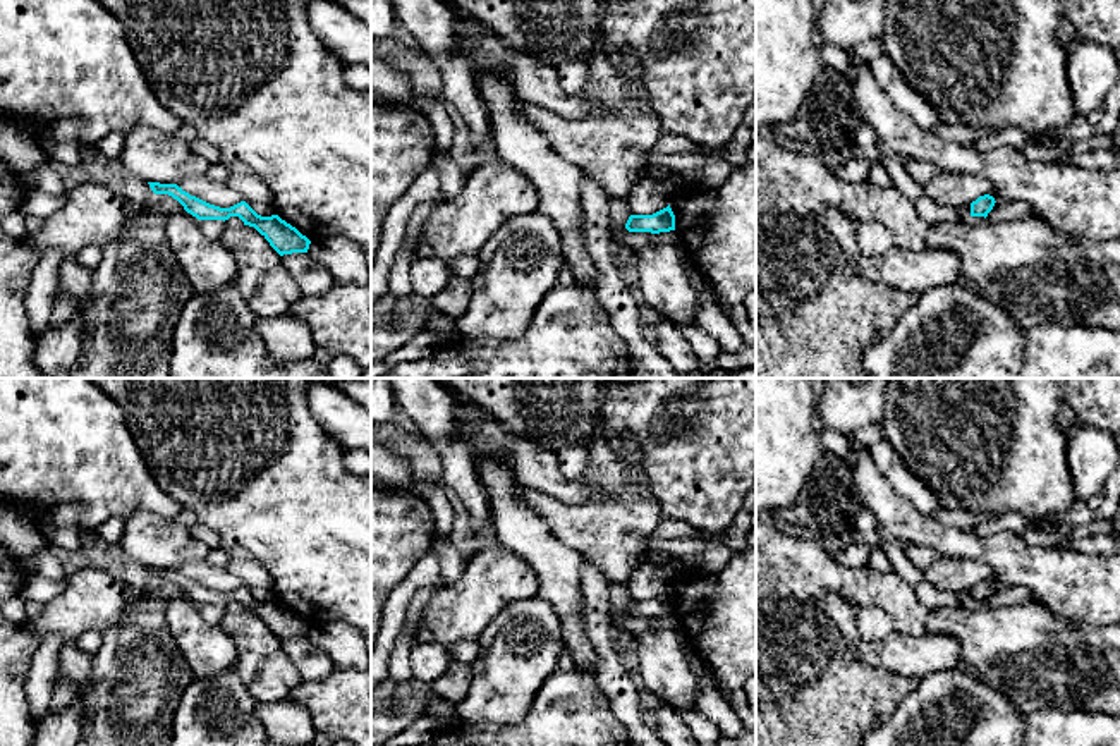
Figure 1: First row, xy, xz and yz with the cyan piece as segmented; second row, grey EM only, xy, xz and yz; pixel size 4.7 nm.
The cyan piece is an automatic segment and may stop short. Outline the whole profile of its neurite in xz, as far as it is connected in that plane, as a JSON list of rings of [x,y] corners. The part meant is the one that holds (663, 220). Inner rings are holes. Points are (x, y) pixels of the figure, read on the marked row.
[[[670,205],[653,215],[630,215],[625,229],[629,232],[670,232],[675,230],[675,215]]]

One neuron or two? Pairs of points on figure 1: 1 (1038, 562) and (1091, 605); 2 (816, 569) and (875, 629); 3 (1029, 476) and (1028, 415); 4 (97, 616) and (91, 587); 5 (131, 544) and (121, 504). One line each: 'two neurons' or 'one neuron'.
1: one neuron
2: two neurons
3: one neuron
4: one neuron
5: two neurons

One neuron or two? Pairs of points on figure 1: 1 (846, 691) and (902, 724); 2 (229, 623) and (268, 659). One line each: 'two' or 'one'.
1: two
2: one

